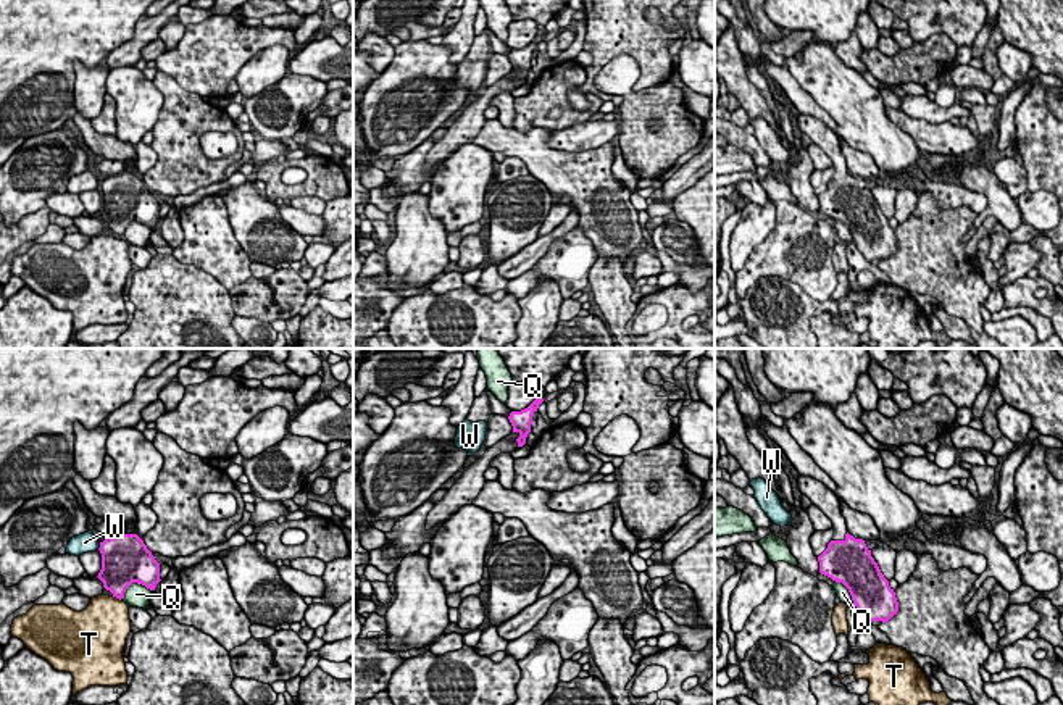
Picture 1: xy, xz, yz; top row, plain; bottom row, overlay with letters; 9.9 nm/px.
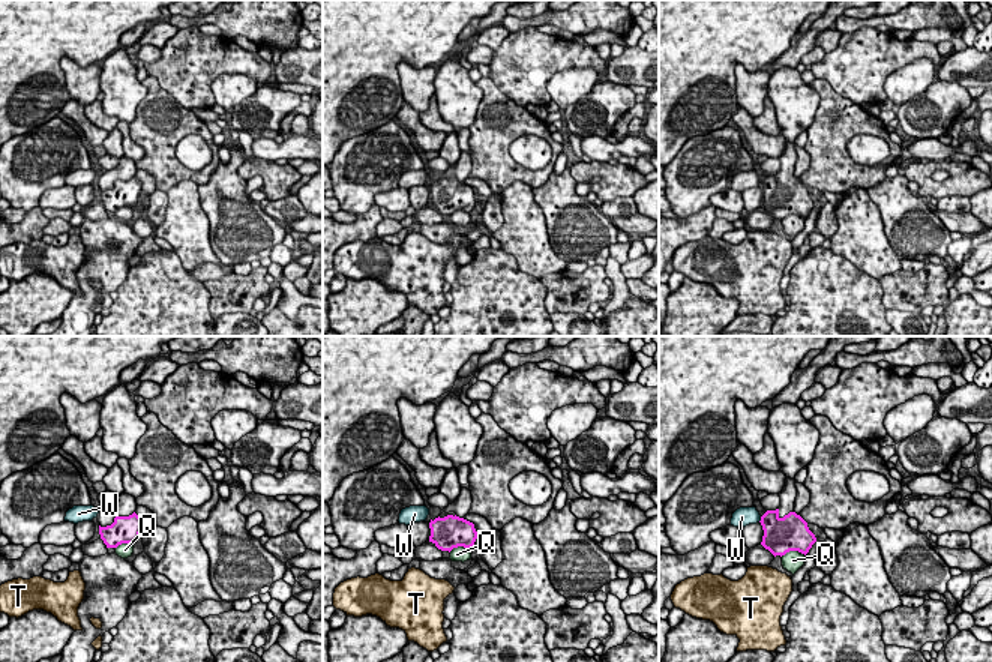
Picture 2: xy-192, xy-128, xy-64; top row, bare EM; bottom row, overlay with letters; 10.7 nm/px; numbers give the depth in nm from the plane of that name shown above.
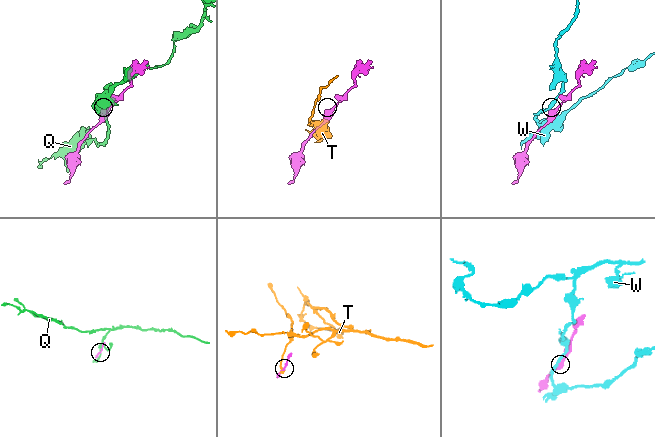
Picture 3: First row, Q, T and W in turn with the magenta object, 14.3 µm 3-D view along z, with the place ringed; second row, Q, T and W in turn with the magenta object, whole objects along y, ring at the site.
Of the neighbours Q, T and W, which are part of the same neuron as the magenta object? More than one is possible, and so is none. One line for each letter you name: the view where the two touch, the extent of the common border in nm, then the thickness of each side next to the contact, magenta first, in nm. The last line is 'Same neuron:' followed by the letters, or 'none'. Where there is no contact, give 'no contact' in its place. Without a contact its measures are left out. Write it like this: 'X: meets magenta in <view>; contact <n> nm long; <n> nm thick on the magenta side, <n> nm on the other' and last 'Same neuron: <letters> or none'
Same neuron: none

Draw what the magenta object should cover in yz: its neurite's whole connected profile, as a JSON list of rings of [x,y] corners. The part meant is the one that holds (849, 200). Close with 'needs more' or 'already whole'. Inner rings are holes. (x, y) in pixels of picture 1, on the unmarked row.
[[[798,115],[797,123],[800,131],[832,160],[834,176],[818,195],[819,211],[848,227],[853,244],[868,261],[887,261],[898,250],[895,231],[865,179],[848,173],[839,136],[810,115]]] | needs more

